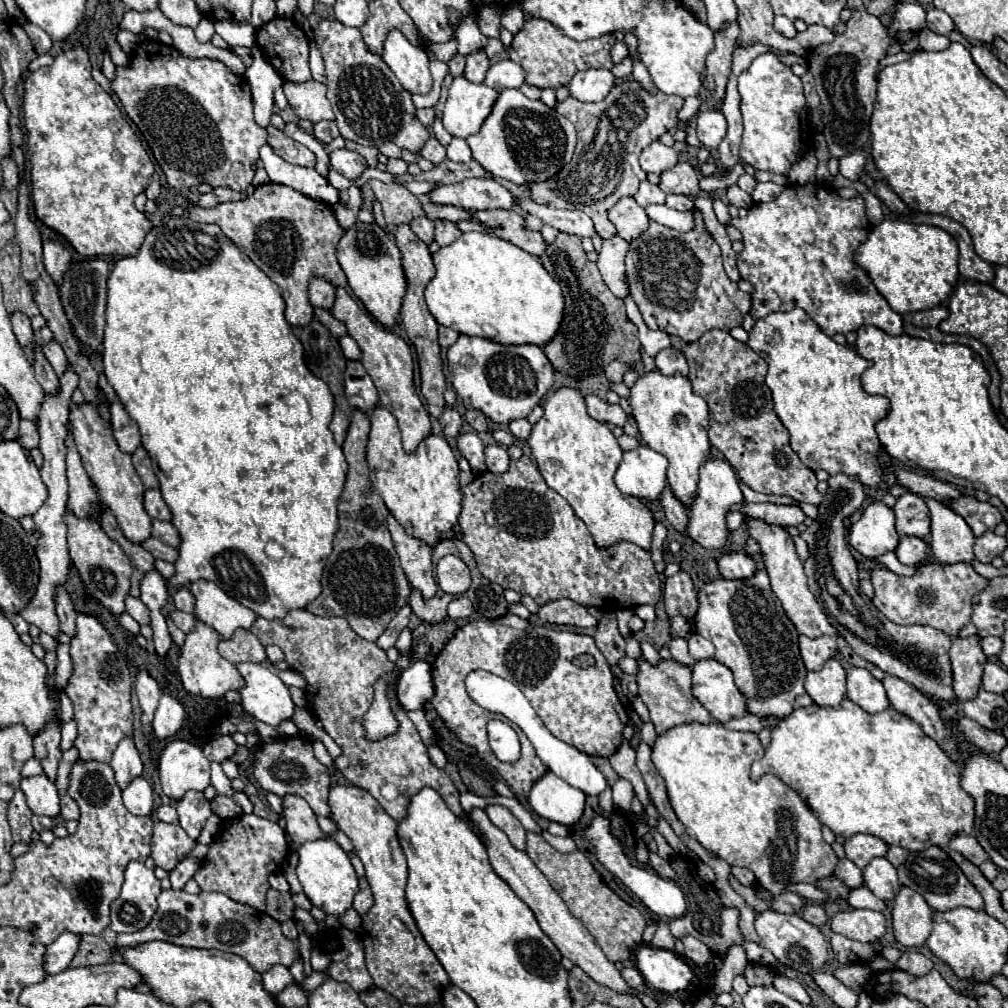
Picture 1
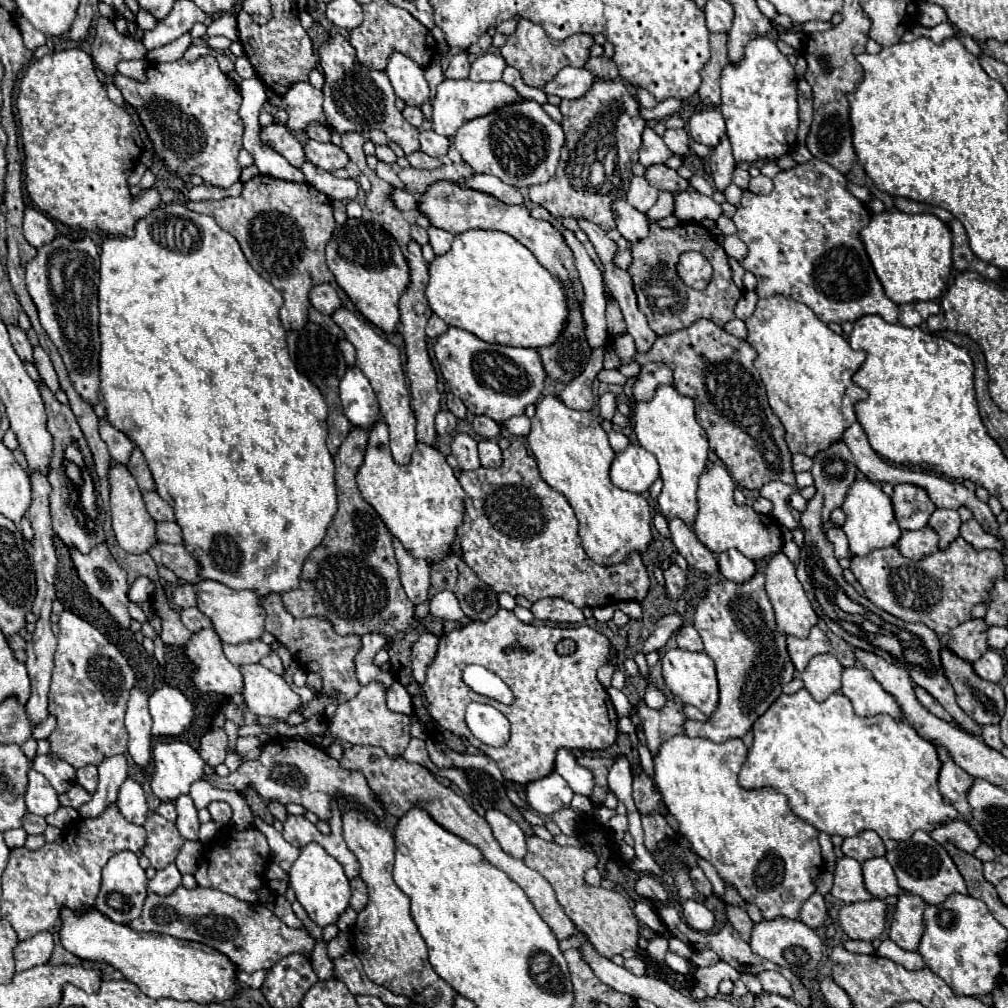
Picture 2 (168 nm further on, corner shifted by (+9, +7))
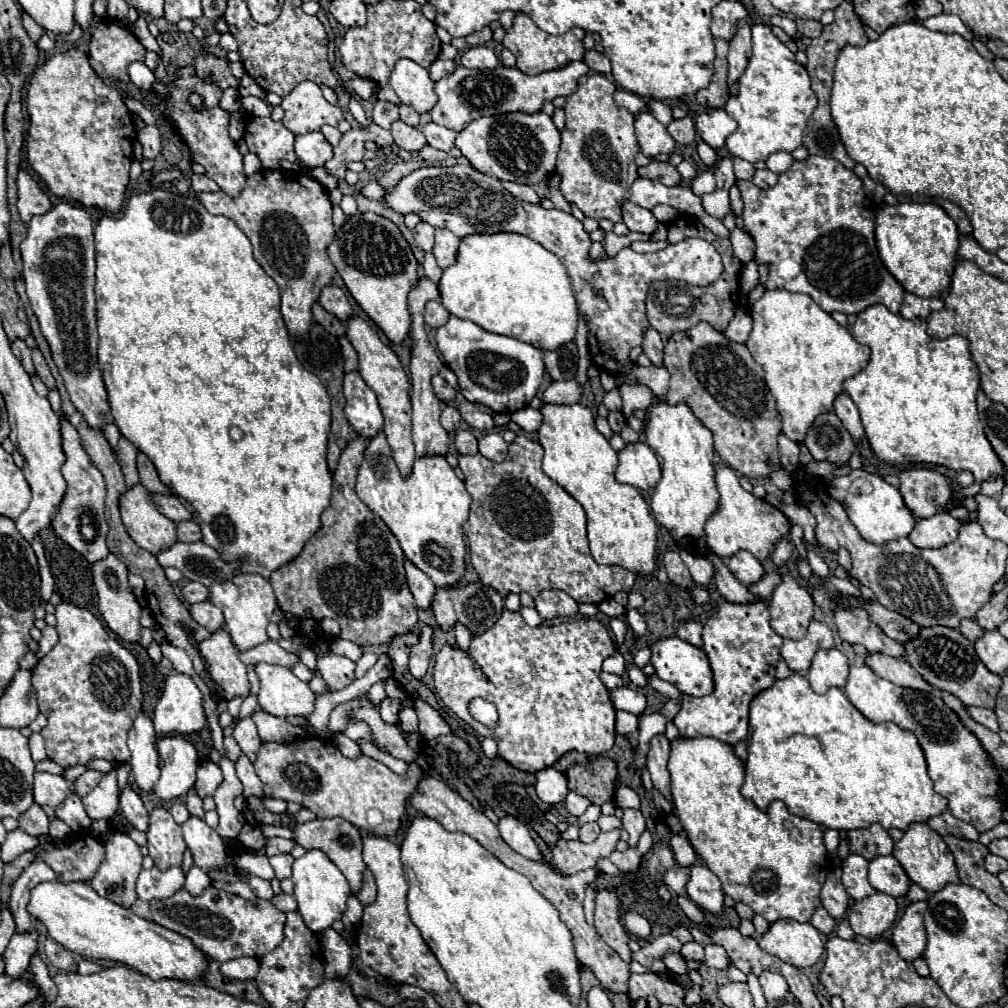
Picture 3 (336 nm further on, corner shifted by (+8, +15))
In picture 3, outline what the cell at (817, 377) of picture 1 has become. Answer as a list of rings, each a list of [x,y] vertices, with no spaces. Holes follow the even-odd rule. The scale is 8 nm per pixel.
[[[786,289],[766,291],[750,309],[754,329],[746,341],[756,363],[764,369],[766,385],[776,399],[782,417],[782,433],[802,443],[812,421],[820,413],[832,413],[834,399],[844,391],[844,379],[856,375],[868,363],[870,349],[860,345],[848,329],[824,313],[808,295]]]

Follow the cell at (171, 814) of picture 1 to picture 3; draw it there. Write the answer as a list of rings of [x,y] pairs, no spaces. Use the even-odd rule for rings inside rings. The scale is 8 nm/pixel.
[[[182,799],[174,801],[174,803],[170,805],[170,809],[168,809],[168,811],[170,811],[170,815],[174,817],[174,821],[176,821],[176,823],[180,823],[180,825],[190,817],[190,813],[188,813],[188,809],[186,809],[186,805],[184,805],[184,801],[182,801]]]

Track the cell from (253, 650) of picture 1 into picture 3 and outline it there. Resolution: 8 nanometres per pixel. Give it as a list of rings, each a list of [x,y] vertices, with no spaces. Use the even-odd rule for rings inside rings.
[[[266,641],[266,643],[260,643],[248,651],[238,651],[238,657],[242,663],[246,665],[256,665],[260,661],[266,661],[266,663],[274,663],[274,665],[284,665],[284,667],[292,667],[298,657],[284,651],[276,641]]]

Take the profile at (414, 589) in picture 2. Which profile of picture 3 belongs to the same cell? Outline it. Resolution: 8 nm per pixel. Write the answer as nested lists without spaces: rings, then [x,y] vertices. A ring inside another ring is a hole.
[[[404,559],[404,569],[406,569],[408,587],[416,599],[416,605],[420,609],[430,609],[436,585],[432,585],[432,579],[424,571],[416,569],[416,565],[412,565],[412,561],[408,561],[408,559]]]

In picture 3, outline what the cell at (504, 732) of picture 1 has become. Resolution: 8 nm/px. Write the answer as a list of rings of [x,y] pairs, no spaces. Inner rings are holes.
[[[484,697],[472,699],[468,709],[470,709],[472,717],[476,717],[476,721],[480,721],[482,725],[486,725],[490,729],[494,729],[498,725],[498,709],[490,701],[484,701]]]

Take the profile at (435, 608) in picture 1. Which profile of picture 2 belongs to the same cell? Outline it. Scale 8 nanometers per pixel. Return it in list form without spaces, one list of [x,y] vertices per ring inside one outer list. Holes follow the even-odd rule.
[[[449,555],[449,557],[443,559],[441,563],[431,565],[430,581],[429,599],[425,601],[423,605],[417,605],[417,607],[415,607],[415,616],[418,619],[423,619],[429,615],[429,602],[433,595],[439,593],[441,589],[449,589],[451,593],[455,593],[455,597],[457,597],[457,601],[459,601],[463,613],[465,613],[471,621],[487,621],[487,619],[491,619],[491,617],[497,613],[497,609],[499,609],[497,593],[495,593],[487,583],[483,583],[483,581],[467,567],[467,563],[465,563],[461,557],[457,557],[457,555]]]

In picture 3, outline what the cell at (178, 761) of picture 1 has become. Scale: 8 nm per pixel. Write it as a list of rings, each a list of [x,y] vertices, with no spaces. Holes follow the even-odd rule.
[[[162,737],[156,745],[162,759],[162,775],[154,785],[154,793],[166,801],[184,797],[196,781],[198,751],[182,737]]]

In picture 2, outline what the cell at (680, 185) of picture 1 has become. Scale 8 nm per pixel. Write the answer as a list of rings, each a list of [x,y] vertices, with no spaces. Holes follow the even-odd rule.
[[[651,165],[645,173],[645,179],[657,187],[659,191],[671,191],[671,193],[681,193],[689,187],[685,179],[677,175],[677,171],[669,169],[667,165]]]

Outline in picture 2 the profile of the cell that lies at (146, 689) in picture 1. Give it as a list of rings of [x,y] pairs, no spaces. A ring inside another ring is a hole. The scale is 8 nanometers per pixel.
[[[139,687],[131,691],[129,707],[125,715],[125,727],[129,731],[129,755],[145,773],[151,761],[151,715],[147,707],[147,695]]]

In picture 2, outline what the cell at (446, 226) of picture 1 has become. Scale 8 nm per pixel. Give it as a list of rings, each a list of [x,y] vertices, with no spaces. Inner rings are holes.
[[[429,227],[429,243],[435,251],[435,255],[443,255],[451,249],[451,243],[453,243],[453,233],[449,231],[443,231],[443,229],[437,229],[437,227]]]

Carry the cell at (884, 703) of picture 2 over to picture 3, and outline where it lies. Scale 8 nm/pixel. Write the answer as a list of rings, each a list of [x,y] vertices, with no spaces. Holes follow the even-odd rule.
[[[868,665],[850,667],[844,693],[866,719],[874,723],[894,721],[898,727],[916,733],[926,755],[928,775],[934,781],[934,789],[948,797],[948,809],[954,817],[974,825],[980,833],[990,831],[1002,821],[1002,803],[994,801],[996,791],[1000,791],[998,771],[990,765],[988,753],[982,749],[980,741],[960,723],[958,715],[946,707],[938,695],[898,687],[892,681],[878,677]]]

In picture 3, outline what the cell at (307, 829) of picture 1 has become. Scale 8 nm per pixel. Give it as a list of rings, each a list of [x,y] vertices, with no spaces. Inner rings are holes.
[[[314,819],[308,823],[296,823],[292,831],[294,831],[294,841],[298,845],[302,845],[304,849],[322,849],[324,853],[328,853],[328,857],[340,867],[340,871],[348,879],[352,891],[360,889],[362,871],[366,869],[366,865],[362,861],[362,835],[360,831],[356,831],[352,823],[344,819]]]

